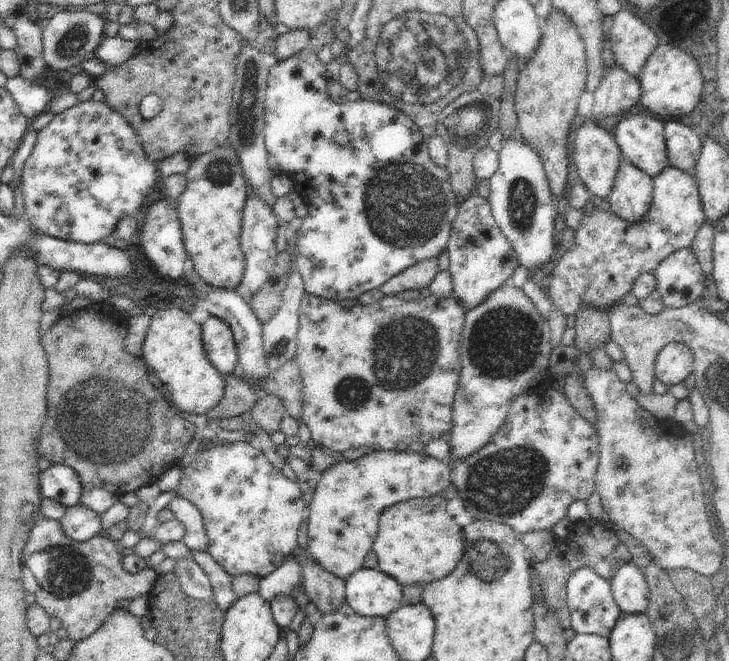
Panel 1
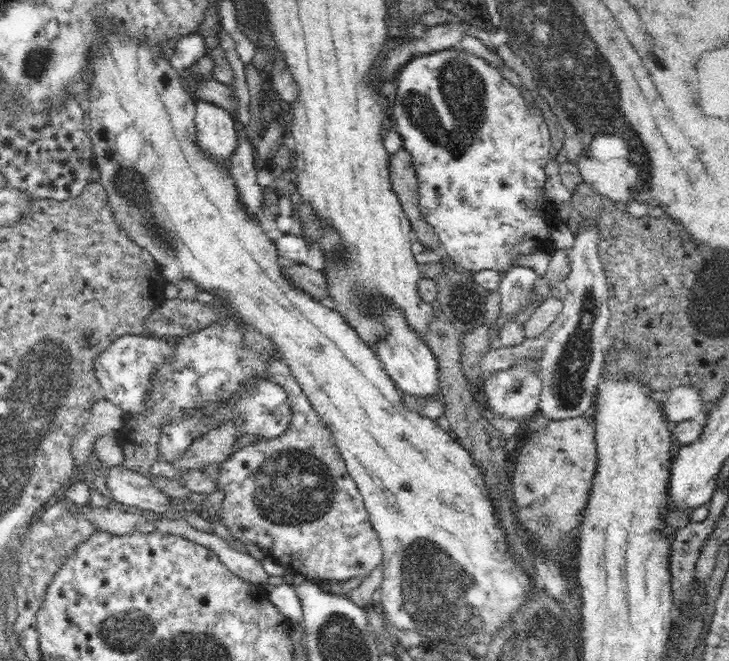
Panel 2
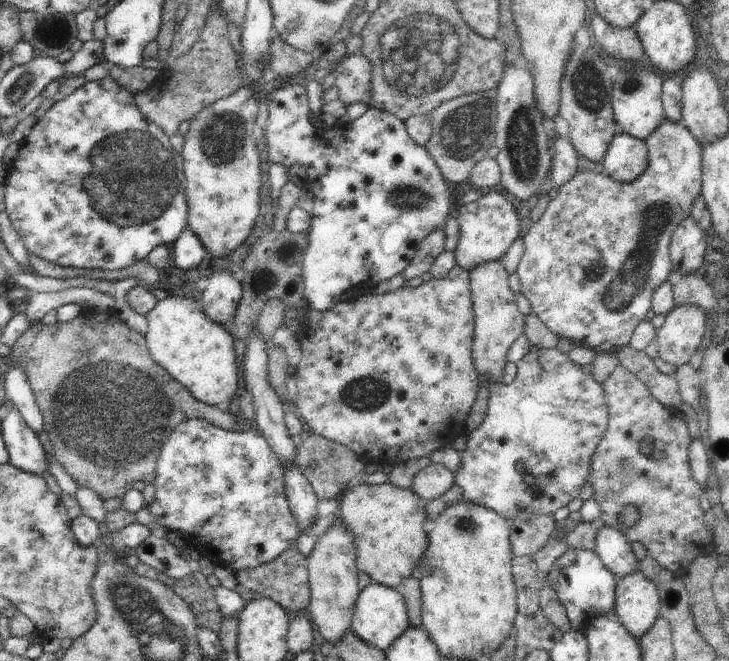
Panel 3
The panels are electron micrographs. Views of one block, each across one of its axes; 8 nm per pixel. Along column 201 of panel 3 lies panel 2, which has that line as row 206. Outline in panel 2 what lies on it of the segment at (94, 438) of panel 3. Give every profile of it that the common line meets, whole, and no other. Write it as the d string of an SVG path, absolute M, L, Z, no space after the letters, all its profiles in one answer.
M400 148L394 152L388 160L390 168L390 182L400 198L400 204L412 224L412 230L418 234L420 244L426 248L426 252L438 252L440 242L434 234L434 228L424 220L420 212L420 190L418 190L418 174L412 164L412 156L406 152L406 148Z

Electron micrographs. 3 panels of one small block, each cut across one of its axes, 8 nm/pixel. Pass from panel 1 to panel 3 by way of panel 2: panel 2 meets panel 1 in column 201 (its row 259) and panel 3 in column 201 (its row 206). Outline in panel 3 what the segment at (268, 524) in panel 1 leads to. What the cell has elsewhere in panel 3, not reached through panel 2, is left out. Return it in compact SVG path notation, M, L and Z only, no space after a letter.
M185 420L177 424L159 452L153 488L155 496L151 504L145 506L141 492L127 490L125 496L121 496L121 508L131 514L147 508L149 514L159 522L159 530L163 532L183 532L191 538L199 538L201 544L217 550L227 546L227 552L231 554L227 566L231 564L233 572L267 564L297 542L297 522L289 512L285 498L283 466L273 450L267 446L265 438L261 438L257 428L245 432L227 432L215 428L213 424L207 424L205 420Z

